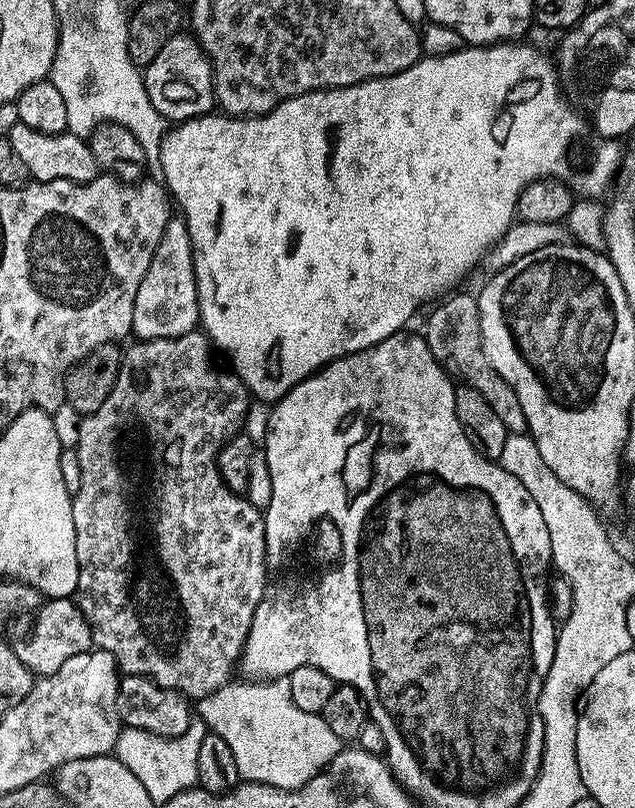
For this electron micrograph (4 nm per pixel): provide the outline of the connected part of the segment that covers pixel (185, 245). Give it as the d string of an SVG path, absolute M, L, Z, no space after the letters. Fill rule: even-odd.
M173 218L168 221L166 230L162 230L162 242L158 242L154 258L150 258L150 266L138 286L138 294L134 298L131 335L136 336L137 341L178 338L187 332L197 331L199 323L200 307L190 230L183 219Z

